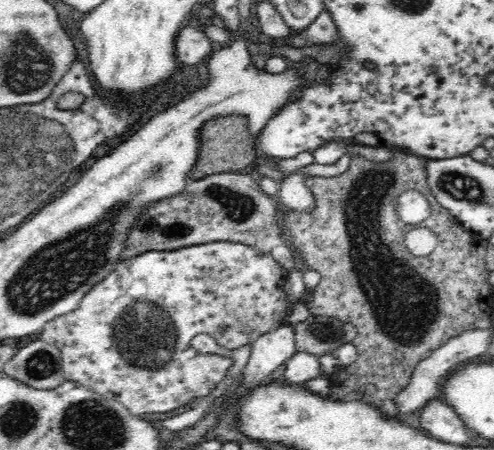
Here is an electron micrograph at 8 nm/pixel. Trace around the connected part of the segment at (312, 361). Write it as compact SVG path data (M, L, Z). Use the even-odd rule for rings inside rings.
M295 352L280 370L285 382L308 382L324 378L330 381L330 375L321 370L319 356L312 353Z

